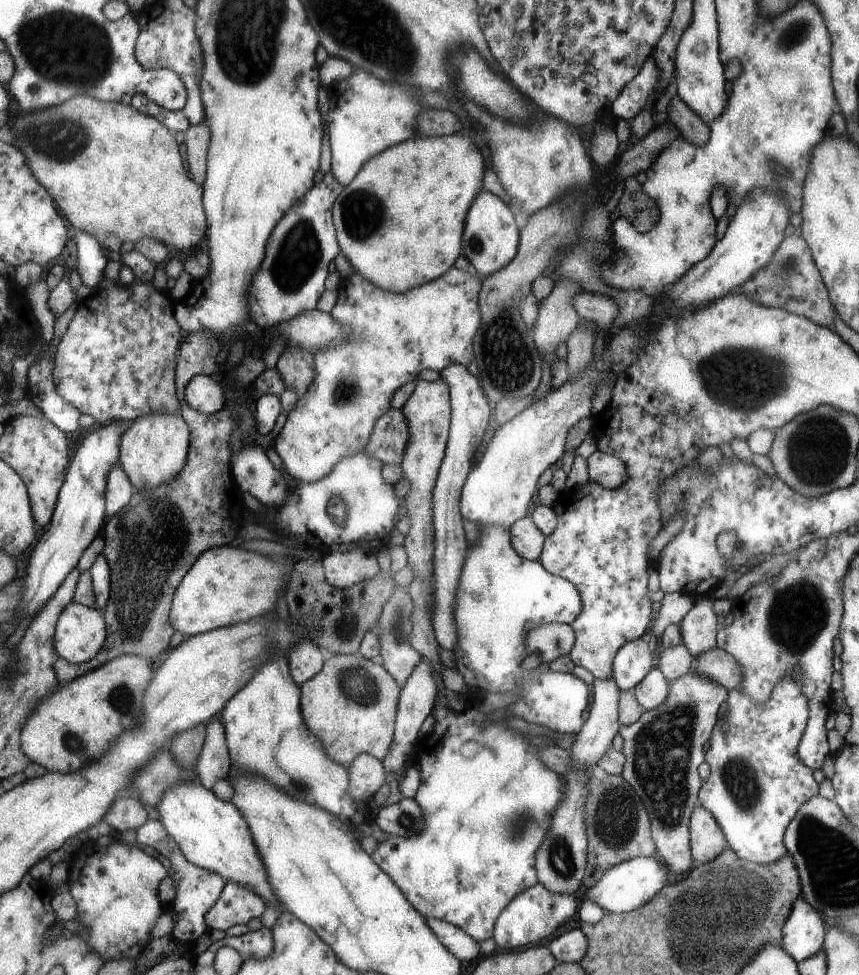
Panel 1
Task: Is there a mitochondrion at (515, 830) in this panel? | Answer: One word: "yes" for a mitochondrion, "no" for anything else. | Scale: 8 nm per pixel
yes

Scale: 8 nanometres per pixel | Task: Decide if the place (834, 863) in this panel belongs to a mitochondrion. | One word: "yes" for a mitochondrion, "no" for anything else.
yes

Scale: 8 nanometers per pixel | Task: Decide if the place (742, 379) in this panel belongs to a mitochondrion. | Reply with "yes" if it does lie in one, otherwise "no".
yes

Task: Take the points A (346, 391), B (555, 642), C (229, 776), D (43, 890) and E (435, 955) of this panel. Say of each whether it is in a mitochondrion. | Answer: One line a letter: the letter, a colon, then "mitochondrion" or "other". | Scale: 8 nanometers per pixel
A: mitochondrion
B: mitochondrion
C: other
D: other
E: other

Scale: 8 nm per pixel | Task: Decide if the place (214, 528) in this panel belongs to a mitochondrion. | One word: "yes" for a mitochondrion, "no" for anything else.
no

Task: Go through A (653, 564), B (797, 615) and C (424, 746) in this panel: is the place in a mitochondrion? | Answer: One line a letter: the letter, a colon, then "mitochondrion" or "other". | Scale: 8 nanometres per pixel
A: other
B: mitochondrion
C: other

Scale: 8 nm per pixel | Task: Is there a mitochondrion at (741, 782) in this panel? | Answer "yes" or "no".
yes

